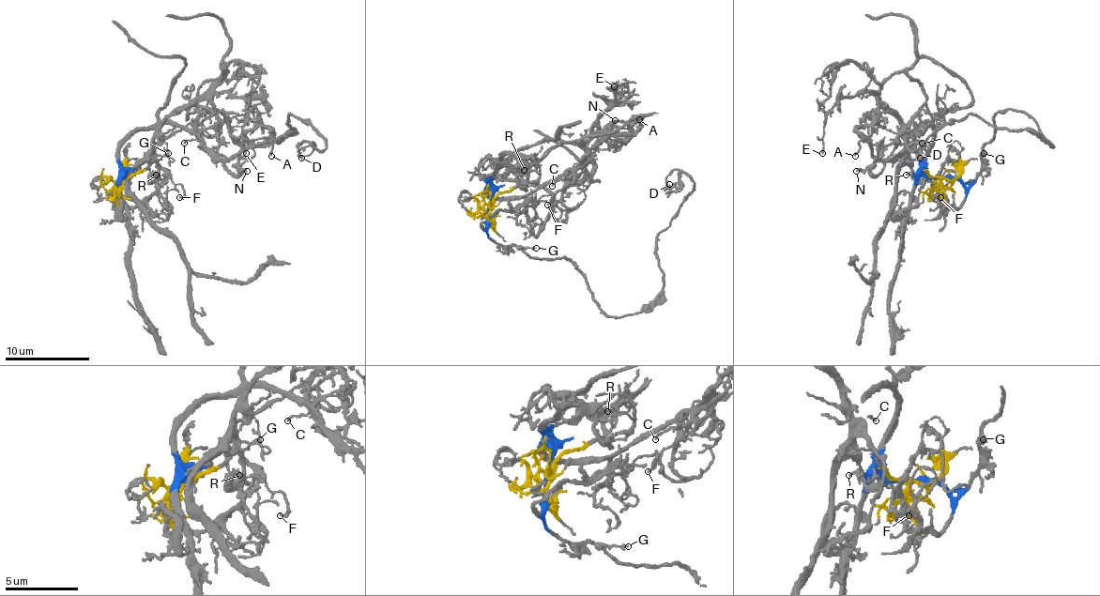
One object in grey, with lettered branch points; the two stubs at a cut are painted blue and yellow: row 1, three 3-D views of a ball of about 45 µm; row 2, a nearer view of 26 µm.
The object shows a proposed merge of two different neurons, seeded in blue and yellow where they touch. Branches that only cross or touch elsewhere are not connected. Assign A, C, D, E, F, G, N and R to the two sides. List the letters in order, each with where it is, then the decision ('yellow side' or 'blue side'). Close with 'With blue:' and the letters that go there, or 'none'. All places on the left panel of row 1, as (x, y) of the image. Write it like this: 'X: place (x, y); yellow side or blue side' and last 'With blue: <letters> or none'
A: place (271, 156); blue side
C: place (184, 143); blue side
D: place (301, 158); blue side
E: place (246, 153); yellow side
F: place (179, 197); blue side
G: place (168, 153); blue side
N: place (247, 171); blue side
R: place (156, 175); yellow side
With blue: A, C, D, F, G, N

